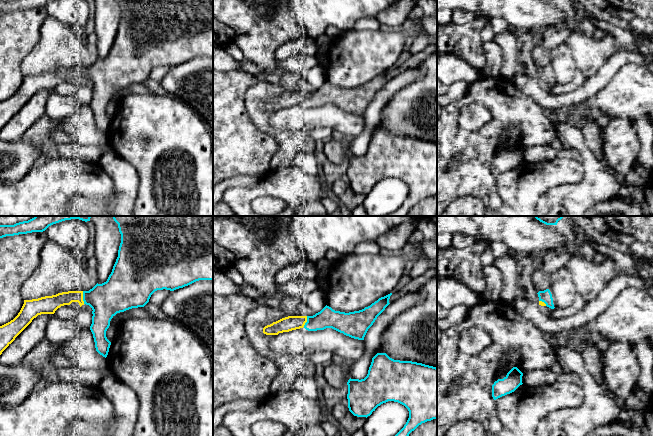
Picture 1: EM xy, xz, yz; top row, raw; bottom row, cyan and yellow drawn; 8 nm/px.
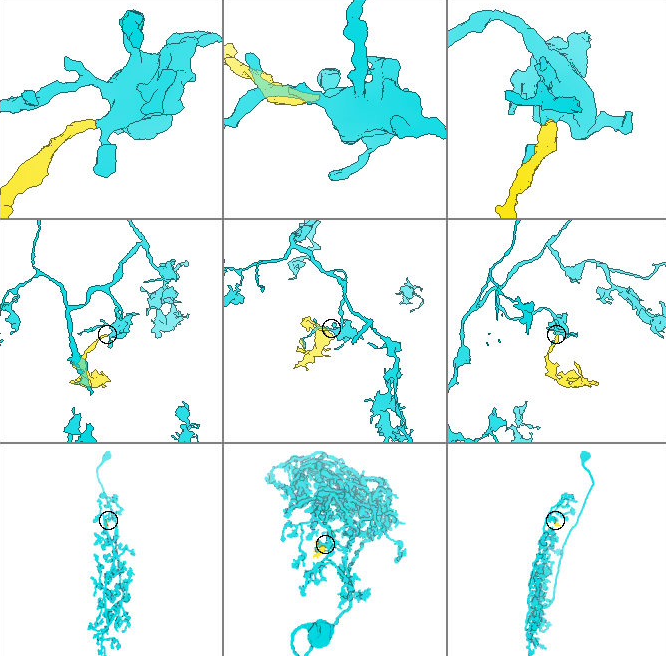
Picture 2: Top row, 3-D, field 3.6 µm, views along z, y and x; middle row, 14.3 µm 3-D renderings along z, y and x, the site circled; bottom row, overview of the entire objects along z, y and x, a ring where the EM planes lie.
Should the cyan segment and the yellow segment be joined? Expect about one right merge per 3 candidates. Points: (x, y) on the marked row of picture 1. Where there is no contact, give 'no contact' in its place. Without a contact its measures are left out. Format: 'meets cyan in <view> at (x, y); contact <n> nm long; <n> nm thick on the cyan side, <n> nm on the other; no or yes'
meets cyan in xy at (83, 297); contact 110 nm long; 280 nm thick on the cyan side, 120 nm on the other; yes

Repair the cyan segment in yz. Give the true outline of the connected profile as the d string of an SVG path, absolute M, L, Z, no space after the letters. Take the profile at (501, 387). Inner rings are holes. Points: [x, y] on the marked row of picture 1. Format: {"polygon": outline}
{"polygon": "M513 367L503 379L498 379L492 385L492 397L494 400L514 392L520 385L522 385L523 373L517 368Z"}

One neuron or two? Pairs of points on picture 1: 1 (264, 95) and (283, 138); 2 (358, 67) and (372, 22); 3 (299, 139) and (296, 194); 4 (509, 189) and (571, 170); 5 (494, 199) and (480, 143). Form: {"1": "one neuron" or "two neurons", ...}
{"1": "one neuron", "2": "two neurons", "3": "two neurons", "4": "one neuron", "5": "two neurons"}

